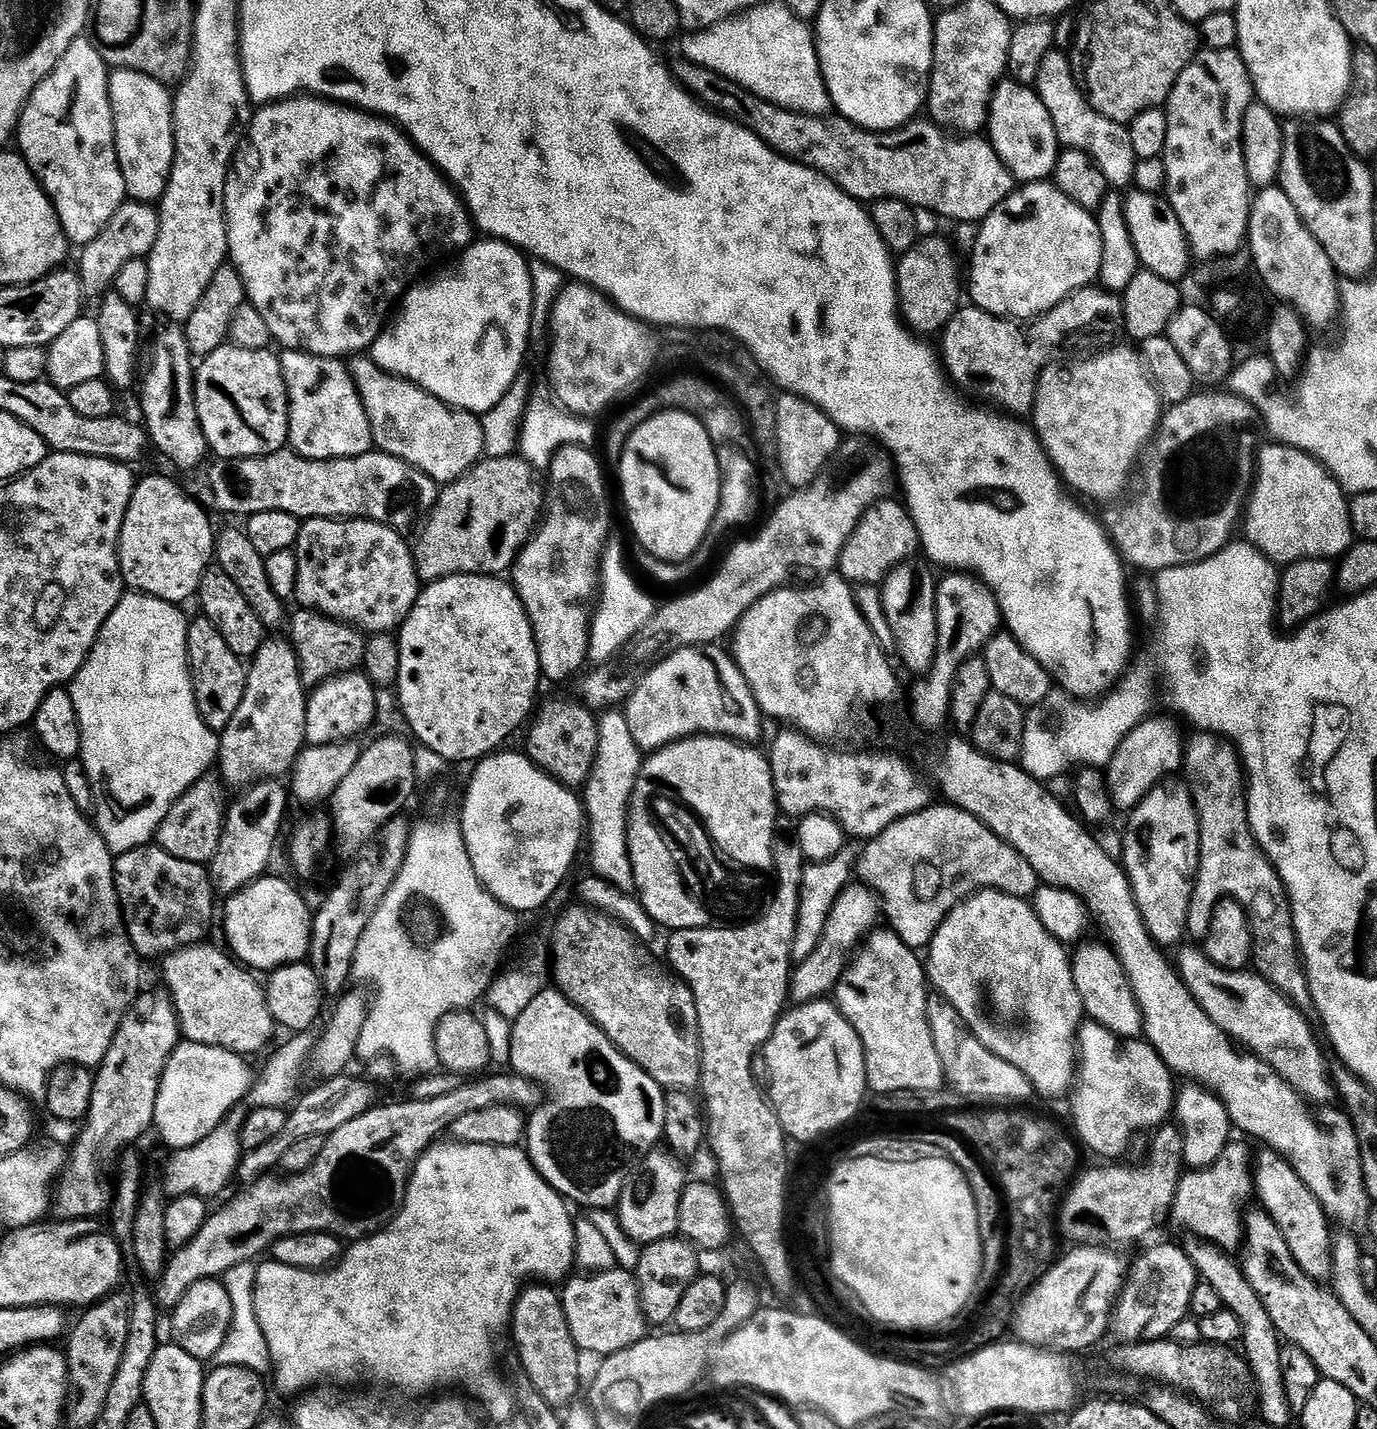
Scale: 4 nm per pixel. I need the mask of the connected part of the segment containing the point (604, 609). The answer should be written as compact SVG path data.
M609 543L601 553L598 601L589 628L588 655L596 664L608 663L653 616L656 602L636 584L624 564L621 548Z

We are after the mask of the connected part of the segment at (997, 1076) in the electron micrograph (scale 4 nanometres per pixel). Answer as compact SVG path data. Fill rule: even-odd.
M943 998L929 999L928 1021L930 1022L930 1030L934 1034L934 1046L938 1048L938 1058L942 1058L944 1079L949 1085L953 1084L962 1095L985 1096L988 1102L1028 1100L1034 1096L1034 1089L1026 1078L1026 1074L1022 1074L1022 1070L1018 1070L1018 1066L1010 1066L1010 1062L998 1058L998 1054L986 1050L986 1046L982 1046L982 1042L978 1042L976 1035L964 1025L964 1020L958 1014L958 1010L954 1010L947 1000Z

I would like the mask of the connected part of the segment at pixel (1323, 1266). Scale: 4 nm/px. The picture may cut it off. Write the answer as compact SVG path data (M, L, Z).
M1273 1150L1259 1153L1258 1163L1254 1168L1254 1186L1258 1198L1264 1202L1263 1211L1281 1230L1282 1238L1290 1248L1298 1266L1315 1281L1324 1282L1332 1275L1332 1237L1333 1229L1328 1229L1330 1217L1324 1207L1314 1198L1310 1186L1298 1178L1298 1174L1287 1160Z

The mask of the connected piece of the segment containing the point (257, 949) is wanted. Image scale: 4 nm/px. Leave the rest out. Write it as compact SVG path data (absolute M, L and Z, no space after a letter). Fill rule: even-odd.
M265 874L253 884L247 884L239 892L227 897L228 905L224 908L224 932L228 935L227 947L231 955L241 965L257 973L271 974L287 964L299 964L308 960L308 951L312 945L313 909L308 909L304 896L288 880L279 880L273 874Z

